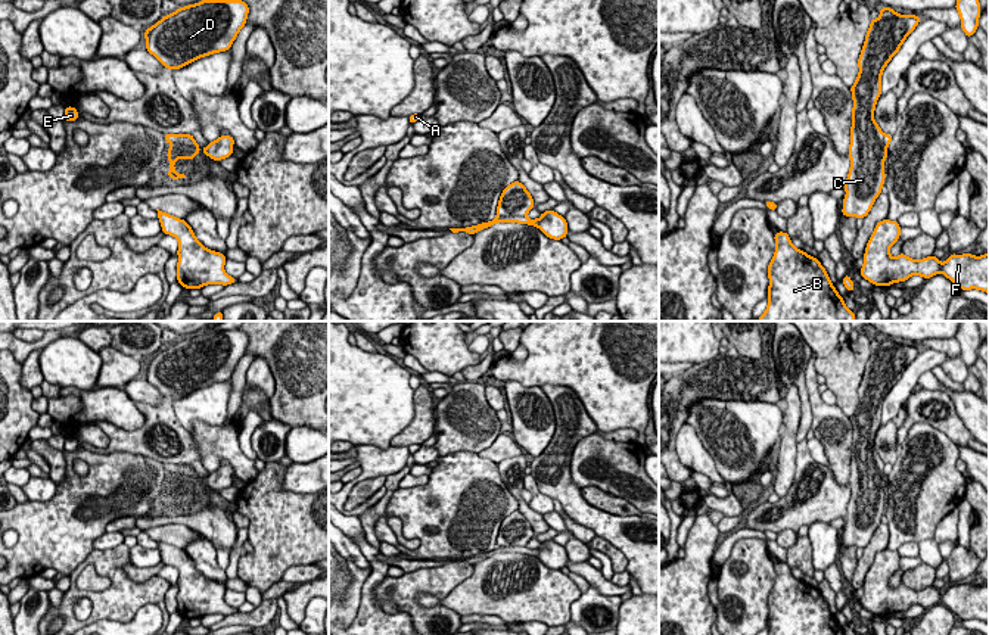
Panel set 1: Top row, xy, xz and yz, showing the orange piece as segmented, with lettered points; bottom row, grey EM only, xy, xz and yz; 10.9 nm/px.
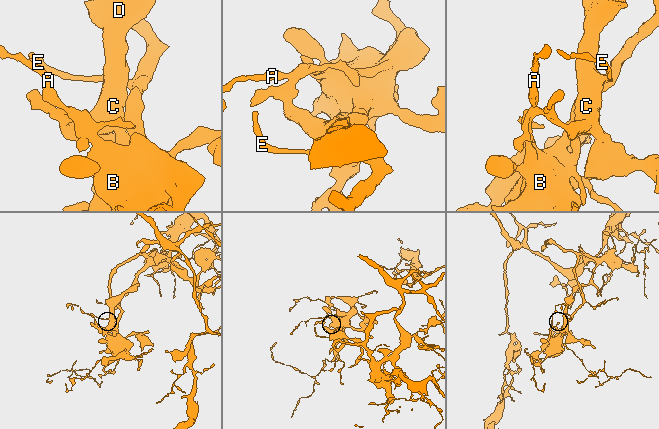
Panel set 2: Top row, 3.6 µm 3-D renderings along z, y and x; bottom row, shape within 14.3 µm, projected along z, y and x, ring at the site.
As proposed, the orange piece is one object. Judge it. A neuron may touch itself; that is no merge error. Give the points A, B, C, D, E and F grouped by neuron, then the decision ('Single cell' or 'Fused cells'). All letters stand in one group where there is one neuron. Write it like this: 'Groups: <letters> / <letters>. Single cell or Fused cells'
Groups: A B E / C D F. Fused cells

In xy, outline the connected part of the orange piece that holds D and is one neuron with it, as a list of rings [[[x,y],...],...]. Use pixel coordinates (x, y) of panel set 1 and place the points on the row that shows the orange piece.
[[[202,0],[178,7],[144,31],[146,50],[165,68],[180,69],[196,59],[230,50],[248,13],[242,0]]]

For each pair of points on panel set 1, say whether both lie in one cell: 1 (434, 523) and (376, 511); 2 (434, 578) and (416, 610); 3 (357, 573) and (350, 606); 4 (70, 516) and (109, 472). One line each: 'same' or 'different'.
1: different
2: same
3: same
4: same

